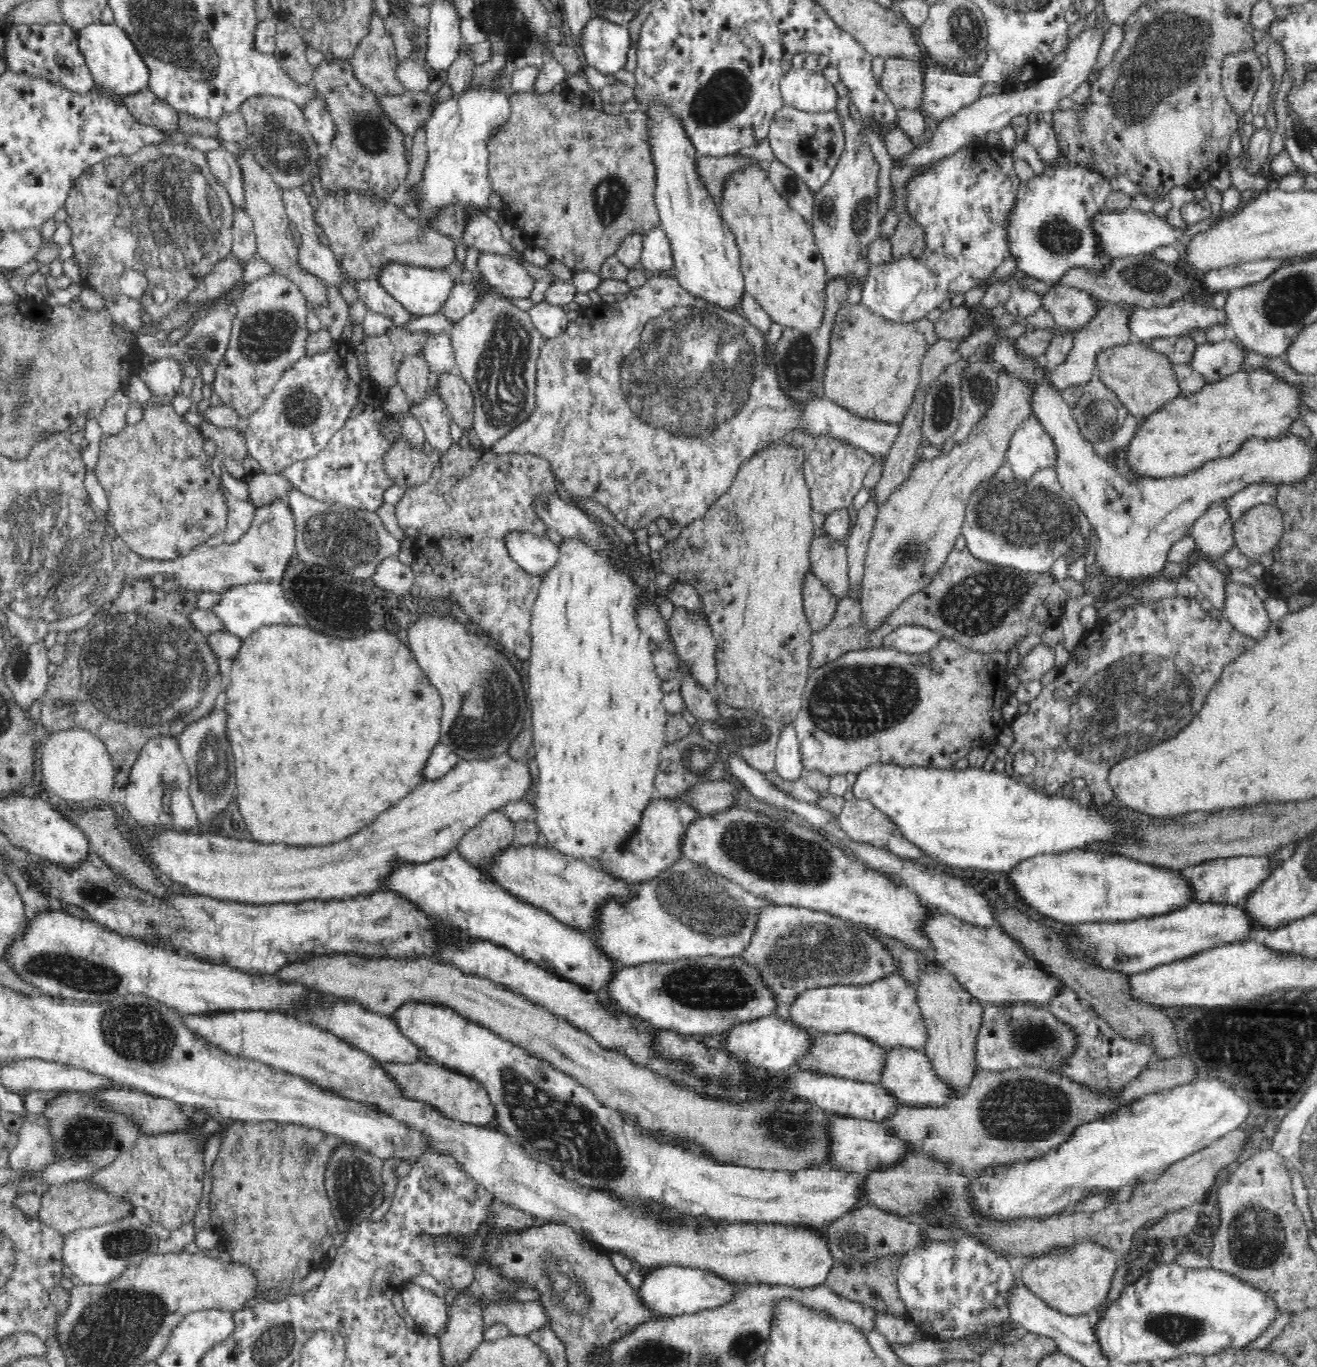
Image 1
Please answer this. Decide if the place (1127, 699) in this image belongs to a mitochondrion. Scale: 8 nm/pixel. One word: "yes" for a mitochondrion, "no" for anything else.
yes

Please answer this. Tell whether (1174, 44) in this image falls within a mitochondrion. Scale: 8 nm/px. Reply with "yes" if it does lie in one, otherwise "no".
yes

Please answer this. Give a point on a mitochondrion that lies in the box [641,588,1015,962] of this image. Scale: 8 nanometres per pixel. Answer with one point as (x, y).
(852, 701)

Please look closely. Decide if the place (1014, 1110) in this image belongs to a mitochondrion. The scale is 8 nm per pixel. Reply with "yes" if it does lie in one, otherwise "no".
yes

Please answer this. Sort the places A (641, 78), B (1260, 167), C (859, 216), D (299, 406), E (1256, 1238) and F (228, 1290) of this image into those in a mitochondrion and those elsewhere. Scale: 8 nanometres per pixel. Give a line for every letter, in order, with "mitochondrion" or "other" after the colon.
A: other
B: other
C: mitochondrion
D: mitochondrion
E: mitochondrion
F: other

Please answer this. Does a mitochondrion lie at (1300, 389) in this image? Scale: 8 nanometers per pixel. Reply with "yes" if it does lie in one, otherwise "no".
no

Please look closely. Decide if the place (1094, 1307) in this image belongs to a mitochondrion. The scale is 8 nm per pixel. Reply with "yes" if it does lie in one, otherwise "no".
no

